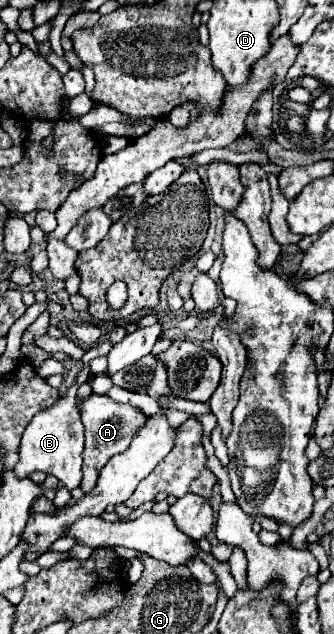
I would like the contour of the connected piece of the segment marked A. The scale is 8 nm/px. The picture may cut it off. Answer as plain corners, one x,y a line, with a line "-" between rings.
92,395
88,397
82,405
80,405
80,417
82,417
82,425
86,429
86,445
84,445
84,465
82,465
82,483
80,489
84,493
92,491
92,487
96,485
98,473
100,469
106,465
106,461
110,457
114,457
116,453
128,449
132,437
138,433
140,425
144,425
146,415
142,415
140,411
136,411
130,405
122,405
112,401
106,395

